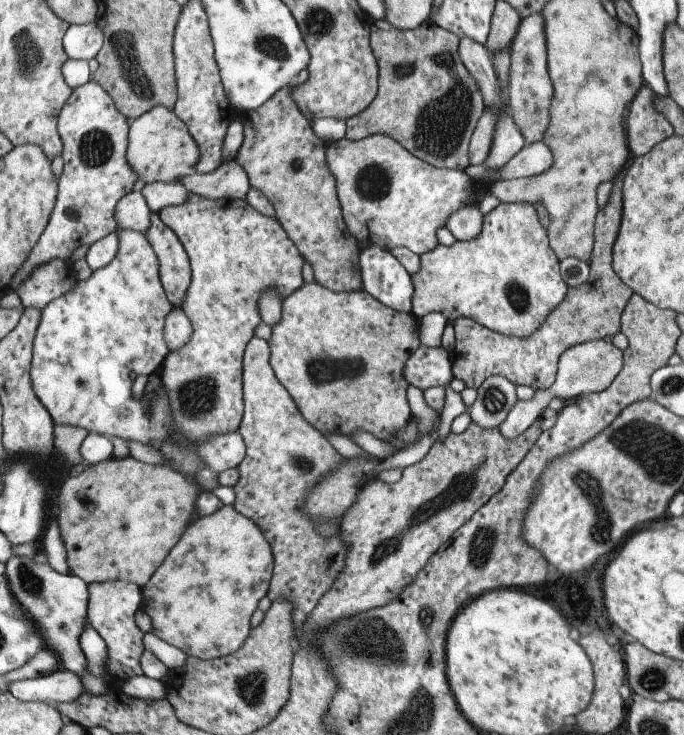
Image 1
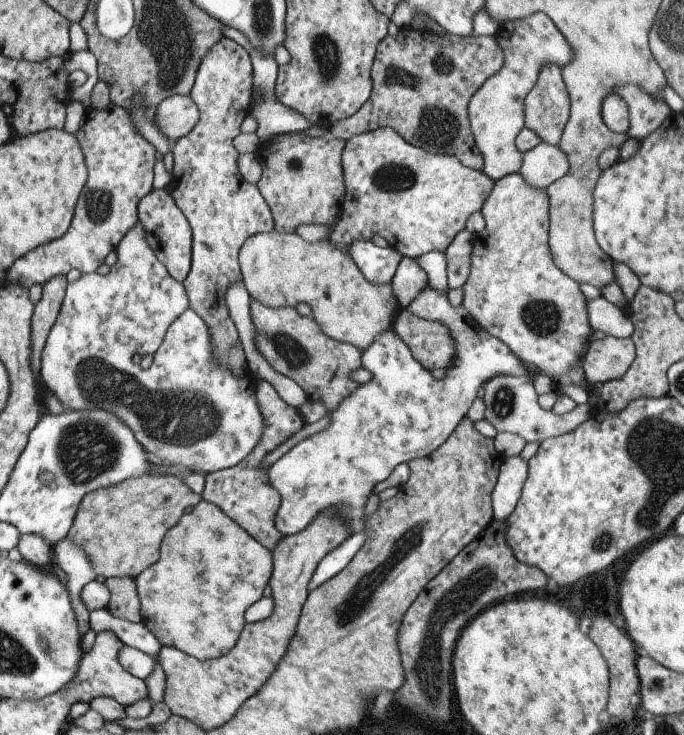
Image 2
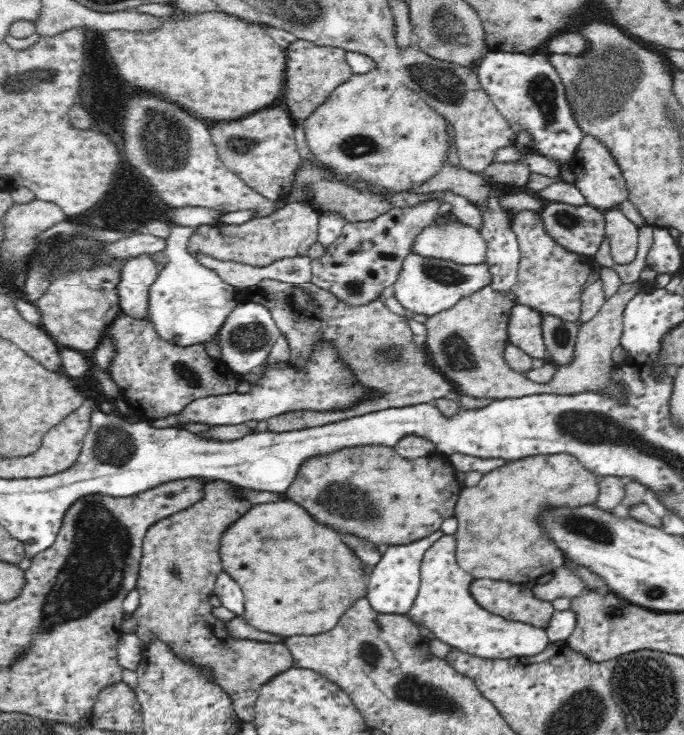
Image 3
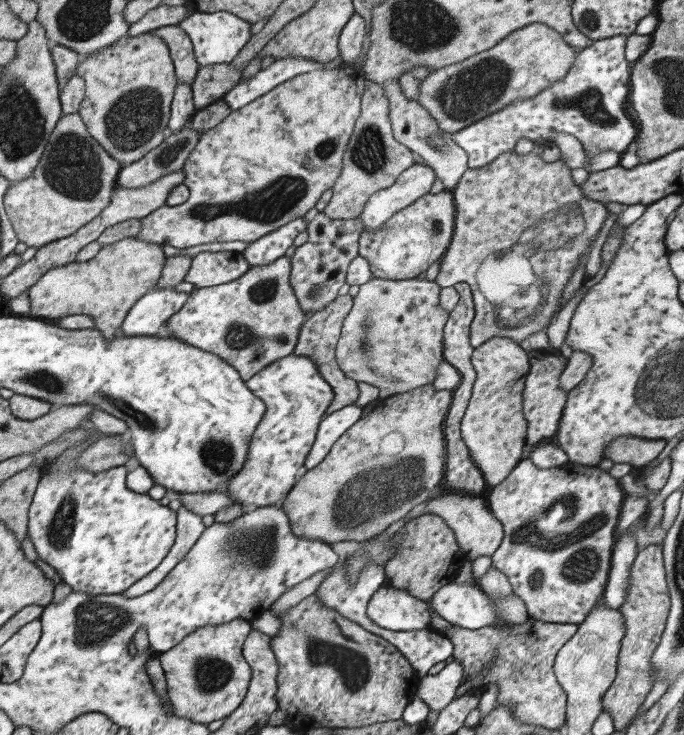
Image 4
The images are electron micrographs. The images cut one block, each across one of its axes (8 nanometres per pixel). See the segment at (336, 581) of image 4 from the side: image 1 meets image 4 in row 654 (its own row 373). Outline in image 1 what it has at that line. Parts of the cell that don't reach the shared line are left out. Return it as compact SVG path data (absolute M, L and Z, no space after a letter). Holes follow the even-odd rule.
M419 346L405 362L403 376L409 386L415 386L419 390L443 388L453 380L449 354L443 348L433 350Z

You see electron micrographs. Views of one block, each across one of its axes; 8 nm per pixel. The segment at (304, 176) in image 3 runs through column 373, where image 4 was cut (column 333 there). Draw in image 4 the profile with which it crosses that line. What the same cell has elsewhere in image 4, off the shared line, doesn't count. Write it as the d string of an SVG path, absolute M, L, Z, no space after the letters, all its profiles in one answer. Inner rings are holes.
M367 82L365 86L367 88L361 98L361 114L355 122L347 150L343 154L341 174L333 184L331 200L321 212L327 216L327 220L359 220L369 196L383 188L391 188L395 180L399 180L399 176L415 164L413 152L393 138L389 122L389 102L383 96L383 88L371 82Z

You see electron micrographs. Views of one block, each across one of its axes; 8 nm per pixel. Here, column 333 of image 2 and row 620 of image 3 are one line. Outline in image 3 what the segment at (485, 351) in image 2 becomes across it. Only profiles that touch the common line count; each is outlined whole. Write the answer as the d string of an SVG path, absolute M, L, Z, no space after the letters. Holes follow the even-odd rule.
M440 536L424 554L422 572L420 572L420 590L412 608L406 612L406 618L412 620L418 628L430 630L436 640L466 652L468 656L486 658L486 660L508 660L508 658L530 658L538 656L550 646L546 628L536 628L532 624L506 620L496 616L476 604L470 594L470 576L460 568L456 560L456 536Z

